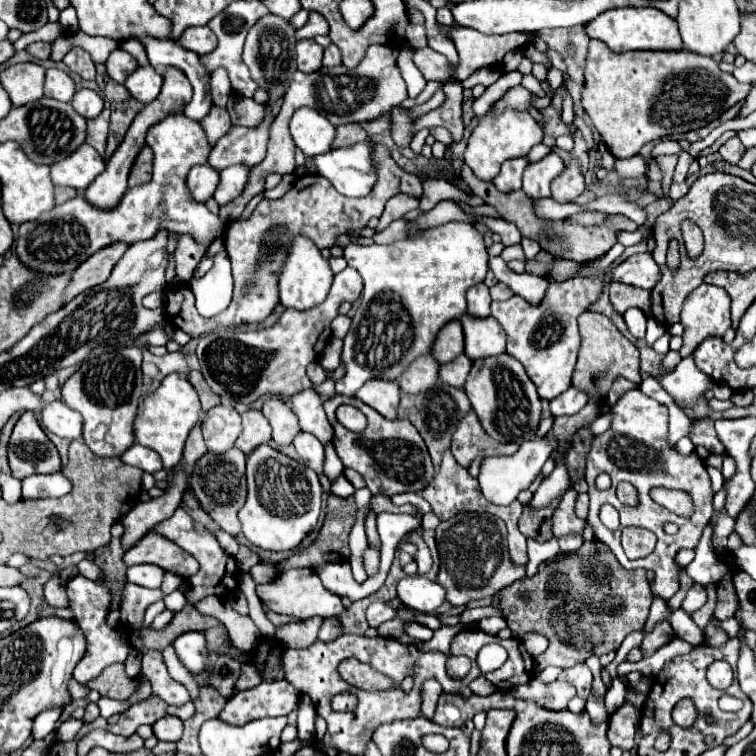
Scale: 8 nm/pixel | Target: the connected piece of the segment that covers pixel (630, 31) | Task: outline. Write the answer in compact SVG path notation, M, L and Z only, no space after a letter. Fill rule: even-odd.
M652 7L610 9L598 15L594 21L590 21L586 25L586 33L592 39L604 41L616 53L632 51L632 49L644 49L644 51L680 51L682 49L682 39L680 39L676 21Z

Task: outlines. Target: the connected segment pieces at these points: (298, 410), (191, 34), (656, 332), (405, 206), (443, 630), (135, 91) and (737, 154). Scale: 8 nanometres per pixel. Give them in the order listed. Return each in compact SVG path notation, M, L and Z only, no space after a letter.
M304 389L292 397L292 409L298 415L300 429L312 433L322 443L330 443L334 439L334 429L322 409L322 399L314 389Z
M190 27L182 33L180 41L178 41L184 49L188 51L194 51L194 53L200 53L200 55L206 55L214 49L216 45L216 37L214 33L210 31L210 27Z
M649 317L645 334L645 340L648 345L653 346L655 341L660 338L666 330L666 327L658 322L654 317Z
M398 193L398 197L390 197L390 201L386 203L386 209L380 217L380 225L376 227L376 231L382 231L386 225L390 225L394 219L402 219L404 213L416 209L420 205L420 199L410 195L406 197L406 193Z
M473 623L470 626L464 626L462 624L458 624L456 626L442 626L440 629L436 629L434 631L434 637L428 641L428 643L420 643L420 647L424 649L424 651L442 651L442 653L448 653L448 647L450 647L450 641L452 641L452 637L463 629L468 628L478 628L478 623Z
M138 67L128 79L126 79L126 89L130 95L140 101L142 105L152 103L162 87L162 75L154 67Z
M738 137L728 139L728 141L718 149L718 153L722 155L722 159L728 161L728 163L732 163L732 165L738 165L738 161L742 159L742 153L744 153L744 151L746 151L746 147L742 145L742 141L738 141Z

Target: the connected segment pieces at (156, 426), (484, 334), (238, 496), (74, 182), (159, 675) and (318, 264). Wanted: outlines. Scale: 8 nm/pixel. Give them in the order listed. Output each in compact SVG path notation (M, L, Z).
M182 373L166 375L162 379L162 383L158 385L158 389L144 399L142 417L138 415L134 421L136 443L154 449L162 457L166 471L174 469L182 461L184 441L186 441L190 429L200 421L200 415L202 415L198 393L192 389L192 385L188 381L190 379Z
M464 315L462 319L464 337L466 337L466 357L476 361L484 357L498 357L506 351L506 333L494 317L476 319Z
M232 447L222 455L206 453L194 465L190 487L198 497L202 509L214 519L214 523L224 531L228 531L232 537L236 537L240 533L238 511L246 501L246 455L238 447Z
M80 145L78 151L74 151L64 161L58 161L52 169L52 183L74 187L74 189L86 189L104 169L104 159L90 149L90 145Z
M148 651L142 655L142 675L150 681L152 693L164 699L168 705L182 707L190 701L186 687L170 677L166 663L162 659L162 653Z
M296 237L292 249L290 249L290 257L286 259L286 265L280 273L280 303L284 307L294 307L294 309L312 309L316 305L320 305L330 287L332 287L332 279L334 273L328 265L328 261L320 255L320 249L306 237Z

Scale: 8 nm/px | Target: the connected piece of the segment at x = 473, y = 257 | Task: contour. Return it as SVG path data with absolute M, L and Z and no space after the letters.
M444 223L440 227L428 229L420 239L404 239L390 245L346 245L344 259L350 267L354 267L364 279L364 291L358 303L358 309L352 317L352 327L344 337L342 349L342 365L346 367L346 375L336 381L336 393L354 395L366 381L372 379L398 379L398 373L414 361L414 357L430 353L434 345L434 337L438 331L454 319L460 319L466 313L466 291L472 285L484 281L488 265L486 265L486 245L482 233L474 229L470 223Z

